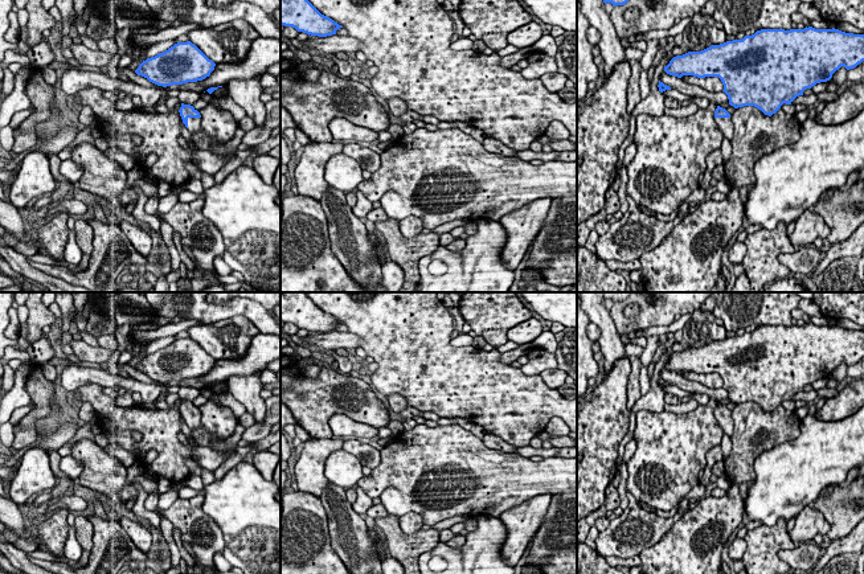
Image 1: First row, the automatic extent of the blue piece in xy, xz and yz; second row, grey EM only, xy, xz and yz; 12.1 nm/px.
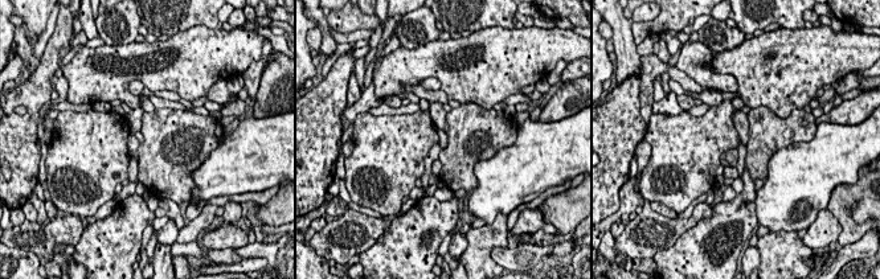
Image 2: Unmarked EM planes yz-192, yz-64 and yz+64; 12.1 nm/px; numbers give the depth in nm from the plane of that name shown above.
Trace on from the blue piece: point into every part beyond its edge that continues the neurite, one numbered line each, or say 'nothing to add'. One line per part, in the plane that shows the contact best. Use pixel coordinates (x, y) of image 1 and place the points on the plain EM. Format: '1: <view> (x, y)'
1: xy (193, 419)

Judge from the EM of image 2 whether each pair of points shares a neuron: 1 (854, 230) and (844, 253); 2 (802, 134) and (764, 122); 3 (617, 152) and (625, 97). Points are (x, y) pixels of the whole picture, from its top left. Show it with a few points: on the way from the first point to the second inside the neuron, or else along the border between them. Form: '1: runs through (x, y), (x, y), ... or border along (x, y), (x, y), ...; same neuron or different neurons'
1: border along (866, 232), (856, 241), (842, 247); different neurons
2: runs through (793, 124), (773, 124); same neuron
3: runs through (617, 139), (619, 110); same neuron

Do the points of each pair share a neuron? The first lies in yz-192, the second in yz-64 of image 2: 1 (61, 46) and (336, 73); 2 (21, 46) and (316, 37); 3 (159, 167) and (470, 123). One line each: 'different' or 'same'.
1: same
2: same
3: same

